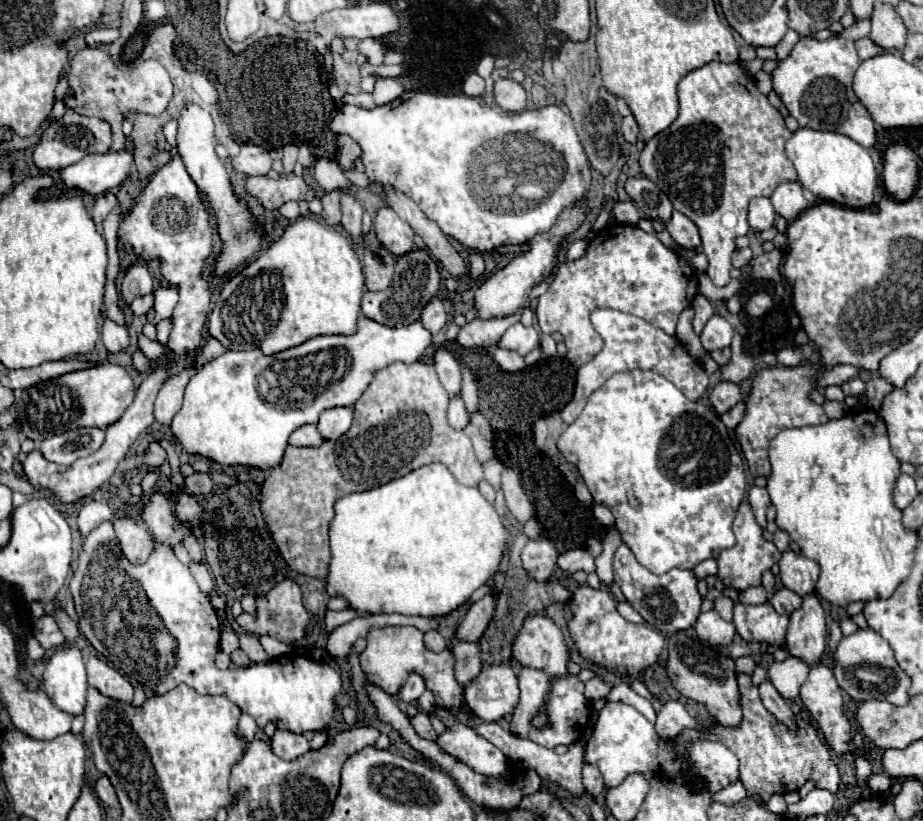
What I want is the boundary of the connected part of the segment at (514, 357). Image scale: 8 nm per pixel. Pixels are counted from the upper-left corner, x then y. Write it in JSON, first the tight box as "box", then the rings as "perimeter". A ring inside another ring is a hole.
{"box":[494,348,524,372],"perimeter":[[[496,348],[494,350],[494,360],[498,362],[500,368],[504,368],[506,372],[520,372],[524,368],[524,358],[514,352],[514,350],[506,350],[506,348]]]}

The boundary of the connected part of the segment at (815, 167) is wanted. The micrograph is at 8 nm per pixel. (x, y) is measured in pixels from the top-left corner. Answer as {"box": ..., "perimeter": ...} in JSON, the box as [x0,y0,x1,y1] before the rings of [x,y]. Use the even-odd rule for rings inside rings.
{"box":[786,128,878,208],"perimeter":[[[798,128],[786,142],[786,154],[798,172],[798,182],[820,200],[850,208],[864,208],[872,204],[874,190],[878,186],[878,172],[868,148],[860,146],[852,138],[838,132]]]}

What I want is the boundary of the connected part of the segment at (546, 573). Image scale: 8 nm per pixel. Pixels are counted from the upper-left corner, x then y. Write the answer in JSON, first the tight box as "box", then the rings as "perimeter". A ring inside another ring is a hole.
{"box":[522,538,558,582],"perimeter":[[[546,538],[530,540],[522,550],[522,566],[536,582],[548,582],[556,568],[558,552]]]}

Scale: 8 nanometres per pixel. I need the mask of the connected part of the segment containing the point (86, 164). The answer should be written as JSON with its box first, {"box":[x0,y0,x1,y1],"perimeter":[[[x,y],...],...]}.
{"box":[58,150,134,194],"perimeter":[[[132,150],[108,152],[106,156],[84,156],[80,162],[70,164],[58,172],[62,188],[80,190],[84,194],[102,194],[124,182],[134,164]]]}

